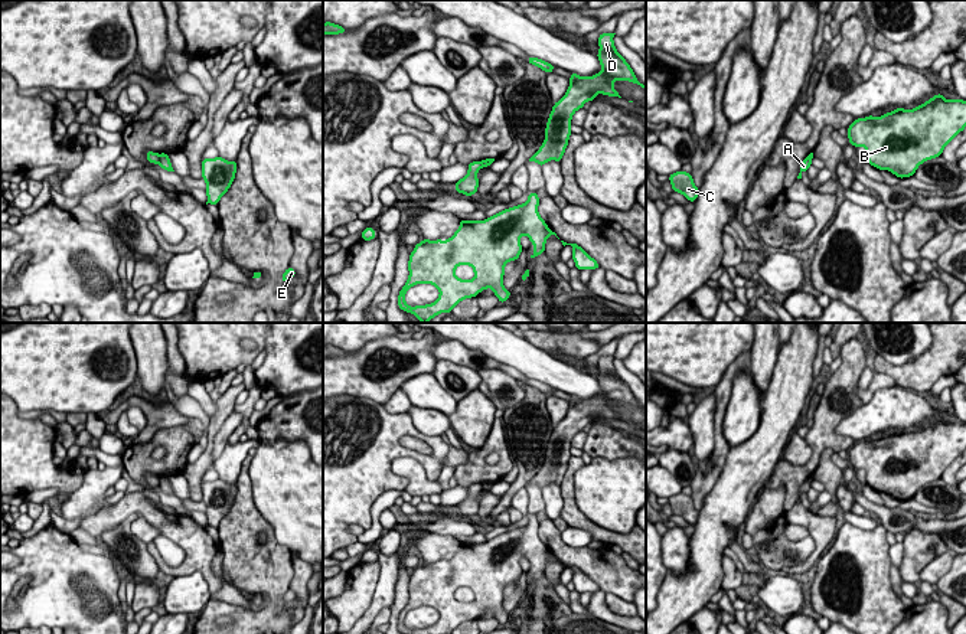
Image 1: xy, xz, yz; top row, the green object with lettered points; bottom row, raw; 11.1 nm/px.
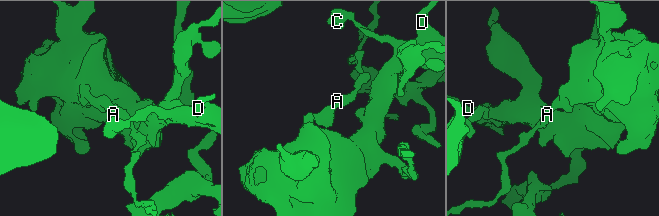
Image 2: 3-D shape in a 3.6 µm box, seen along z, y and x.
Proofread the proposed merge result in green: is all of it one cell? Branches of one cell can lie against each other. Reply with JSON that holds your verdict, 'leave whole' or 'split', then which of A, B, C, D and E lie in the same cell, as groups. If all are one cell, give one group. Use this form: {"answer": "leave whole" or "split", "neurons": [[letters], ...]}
{"answer": "split", "neurons": [["A"], ["B", "C", "D", "E"]]}

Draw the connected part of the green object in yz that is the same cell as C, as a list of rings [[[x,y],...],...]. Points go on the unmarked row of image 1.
[[[676,494],[669,499],[673,514],[682,516],[689,524],[695,524],[699,512],[694,507],[691,496]]]

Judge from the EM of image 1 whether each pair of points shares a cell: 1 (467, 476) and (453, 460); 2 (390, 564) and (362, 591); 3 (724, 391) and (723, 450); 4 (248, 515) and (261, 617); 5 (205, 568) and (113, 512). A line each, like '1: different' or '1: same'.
1: different
2: different
3: same
4: same
5: same

